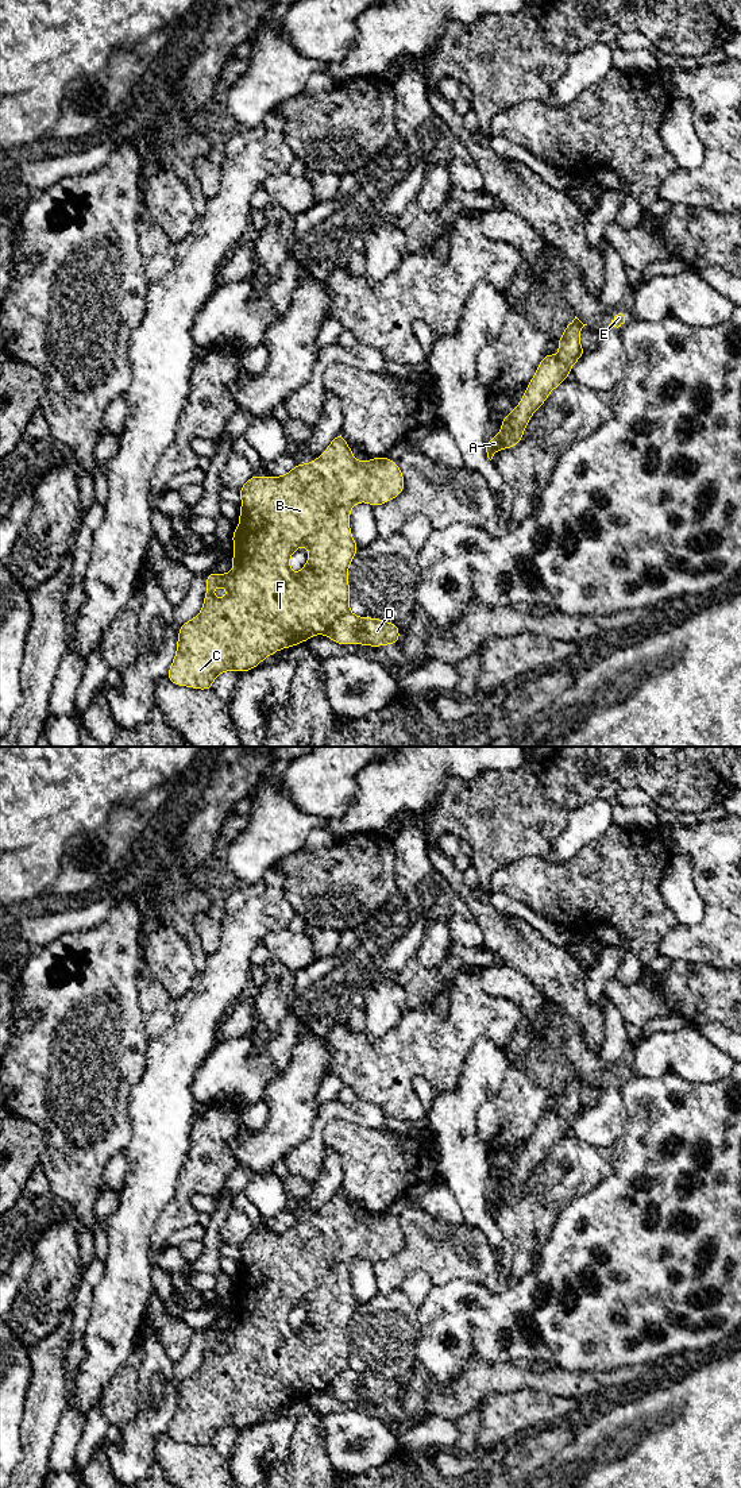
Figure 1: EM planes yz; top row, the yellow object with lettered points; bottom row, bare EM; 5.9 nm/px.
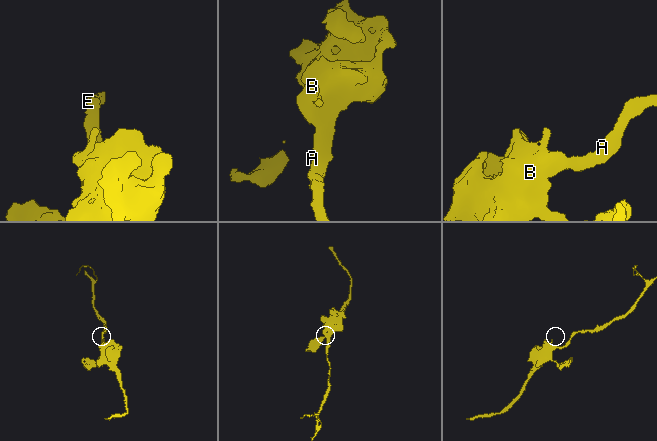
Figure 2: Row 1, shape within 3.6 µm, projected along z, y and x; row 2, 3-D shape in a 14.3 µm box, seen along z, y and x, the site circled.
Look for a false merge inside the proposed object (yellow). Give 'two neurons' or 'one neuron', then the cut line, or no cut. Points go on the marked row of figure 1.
two neurons; cut in yz along (348, 610), (339, 616), (324, 632)

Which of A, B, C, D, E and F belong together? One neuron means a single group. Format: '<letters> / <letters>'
A B C E F / D

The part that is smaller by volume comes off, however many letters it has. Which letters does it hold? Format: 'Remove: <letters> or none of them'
Remove: D

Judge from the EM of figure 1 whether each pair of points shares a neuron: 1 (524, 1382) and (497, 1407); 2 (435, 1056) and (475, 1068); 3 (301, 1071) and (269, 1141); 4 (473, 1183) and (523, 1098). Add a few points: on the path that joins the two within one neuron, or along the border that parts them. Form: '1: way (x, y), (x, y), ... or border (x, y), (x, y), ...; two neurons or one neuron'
1: border (545, 1391), (490, 1392), (482, 1399); two neurons
2: border (481, 1037), (466, 1057), (458, 1086), (446, 1091); two neurons
3: way (294, 1088), (292, 1091), (290, 1120), (286, 1124); one neuron
4: border (477, 1126), (478, 1136), (486, 1144), (489, 1159); two neurons

